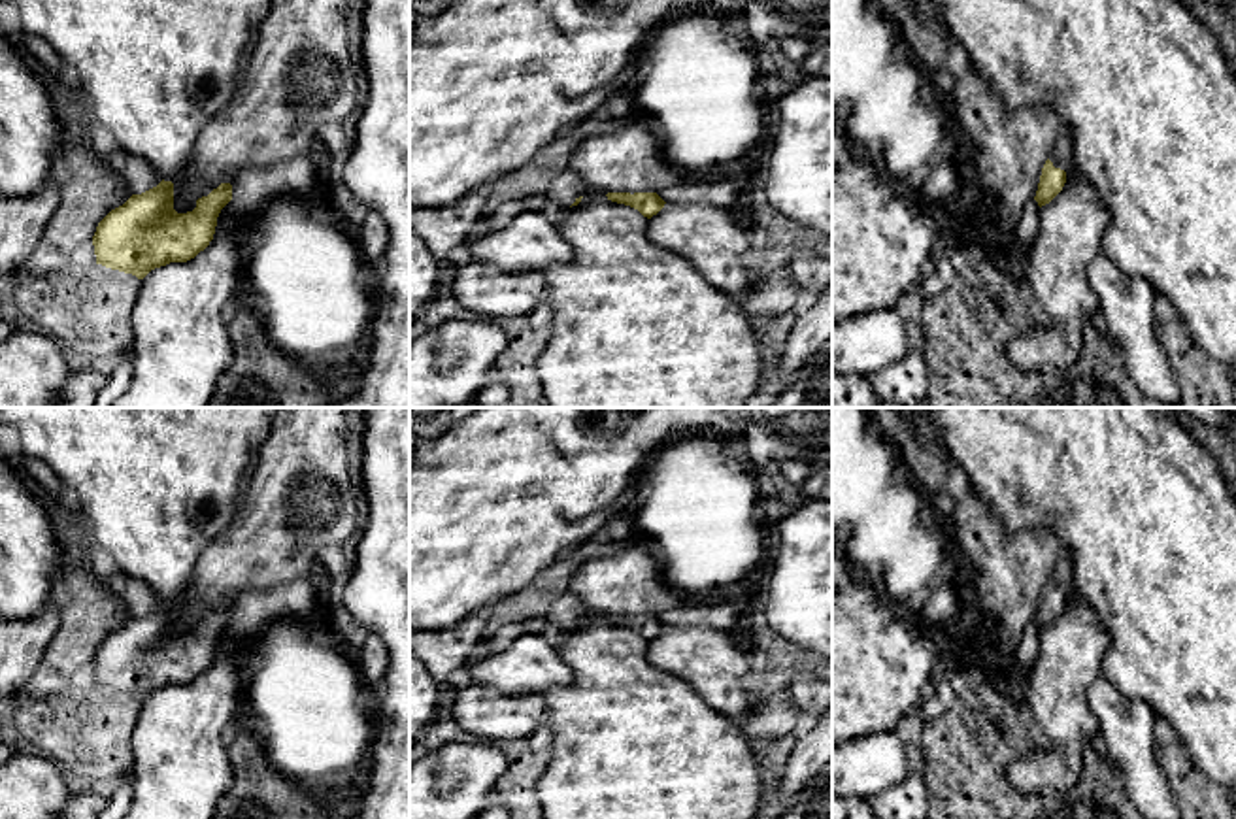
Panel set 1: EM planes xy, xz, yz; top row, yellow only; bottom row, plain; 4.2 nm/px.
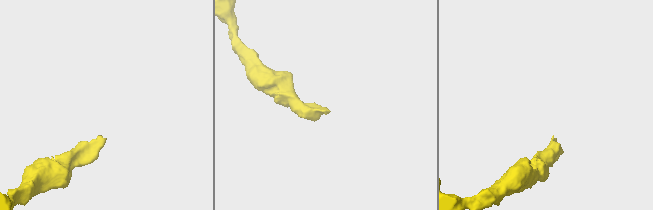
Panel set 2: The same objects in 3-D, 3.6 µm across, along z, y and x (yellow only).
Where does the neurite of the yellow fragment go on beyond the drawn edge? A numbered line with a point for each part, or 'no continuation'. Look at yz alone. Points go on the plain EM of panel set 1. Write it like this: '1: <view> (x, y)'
1: yz (1061, 576)

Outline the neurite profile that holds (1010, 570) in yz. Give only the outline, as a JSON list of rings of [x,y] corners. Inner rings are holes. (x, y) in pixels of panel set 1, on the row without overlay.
[[[970,487],[947,519],[955,557],[972,570],[972,598],[989,638],[970,662],[987,674],[1010,666],[1025,628],[1034,623],[1042,591],[1061,553],[1047,528],[1008,532]]]

